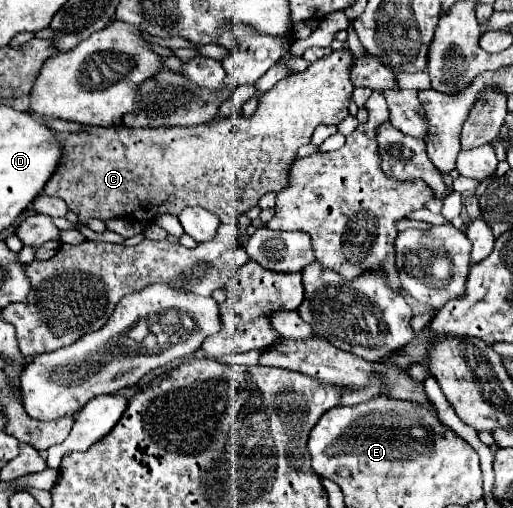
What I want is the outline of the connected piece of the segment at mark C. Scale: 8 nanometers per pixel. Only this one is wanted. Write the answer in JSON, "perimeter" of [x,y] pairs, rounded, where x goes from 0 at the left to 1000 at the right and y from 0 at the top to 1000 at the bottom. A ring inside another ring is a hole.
{"perimeter":[[[661,96],[649,100],[626,116],[618,116],[614,124],[606,124],[591,144],[567,144],[559,156],[548,156],[532,175],[524,175],[509,195],[505,195],[505,215],[501,222],[478,238],[478,230],[470,230],[466,222],[435,234],[435,238],[411,238],[400,246],[380,246],[380,250],[314,250],[314,254],[248,254],[248,250],[170,250],[158,262],[115,262],[111,270],[119,274],[123,285],[123,317],[115,321],[107,344],[96,352],[96,360],[88,364],[84,380],[88,384],[103,384],[103,388],[119,388],[131,407],[138,415],[146,415],[154,423],[154,439],[170,439],[170,431],[189,427],[197,435],[209,435],[216,427],[251,427],[251,431],[275,431],[275,437],[285,437],[304,431],[306,425],[318,419],[333,419],[333,423],[349,423],[361,407],[368,404],[388,404],[411,419],[419,419],[427,427],[431,439],[454,439],[466,423],[474,423],[478,415],[485,415],[489,407],[501,407],[505,392],[524,380],[536,376],[544,380],[559,360],[563,360],[563,325],[571,321],[571,313],[579,309],[579,293],[587,285],[598,285],[606,278],[606,266],[614,258],[614,250],[622,246],[657,246],[661,238],[669,238],[680,226],[680,199],[688,187],[688,167],[684,167],[684,124],[692,124],[692,112],[680,96]]]}

